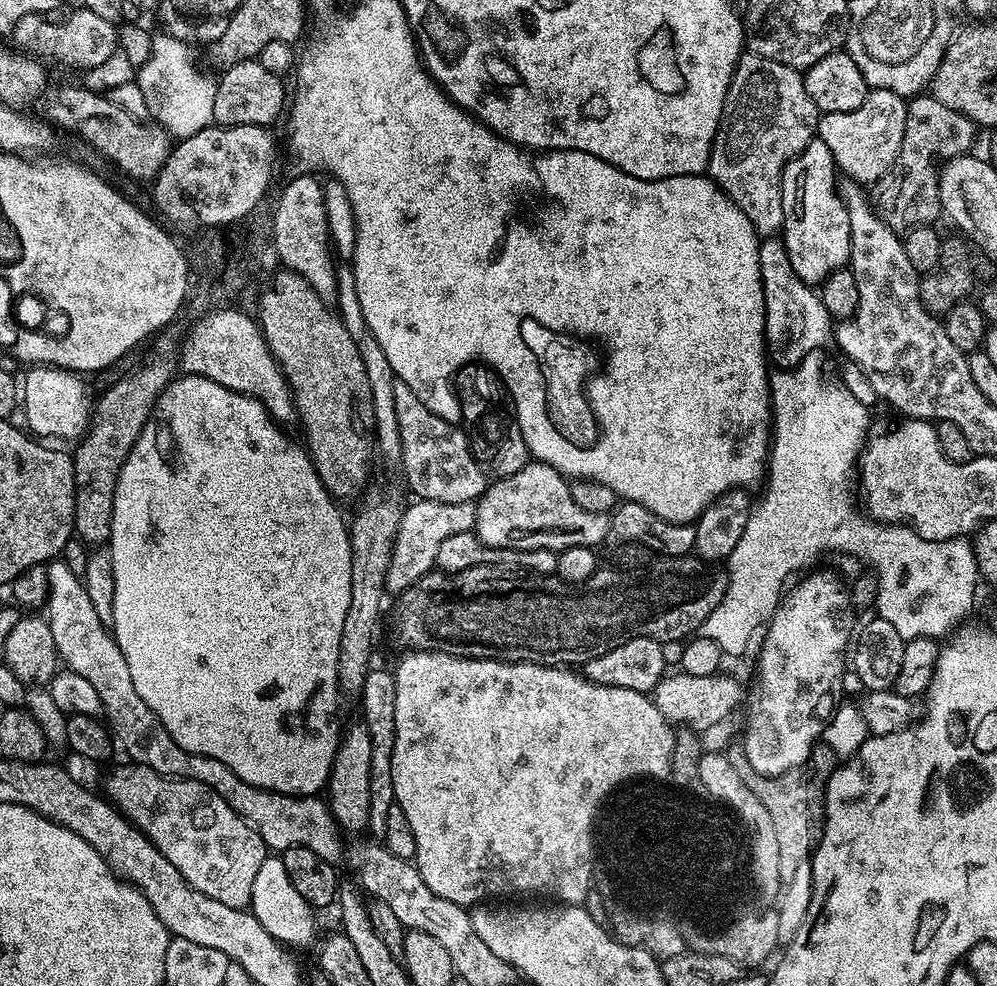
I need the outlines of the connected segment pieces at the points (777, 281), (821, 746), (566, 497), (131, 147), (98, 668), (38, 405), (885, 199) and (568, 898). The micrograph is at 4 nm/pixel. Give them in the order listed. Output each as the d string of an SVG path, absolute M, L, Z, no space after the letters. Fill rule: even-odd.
M765 237L759 248L764 306L764 339L771 363L779 369L792 368L802 358L831 341L834 320L819 293L794 271L781 237Z
M823 742L817 743L812 752L798 766L794 766L781 776L770 776L757 779L754 784L754 791L762 806L766 806L766 814L770 814L770 822L774 825L774 831L778 837L778 870L781 881L788 881L794 878L795 872L804 864L809 863L812 853L820 842L820 835L824 833L824 791L828 785L828 779L838 767L838 757L833 748Z
M529 462L518 470L518 474L510 474L501 480L493 479L484 495L480 497L476 507L476 524L474 531L480 541L491 548L509 548L515 552L522 550L550 550L561 552L570 546L586 546L596 548L610 536L609 513L592 514L590 510L582 510L574 503L574 494L568 489L569 481L560 475L554 466L539 462Z
M72 84L65 88L49 87L47 100L47 119L53 125L70 132L76 131L94 151L101 152L110 163L117 164L126 175L136 180L154 181L174 147L173 137L159 124L132 117L126 110L110 102L107 95L92 92L86 87L75 88Z
M62 558L49 560L46 567L46 619L50 634L54 634L56 655L67 671L82 674L82 678L94 686L103 715L108 715L107 727L119 747L121 744L128 751L127 759L163 776L171 776L173 780L202 782L202 786L218 793L222 802L226 802L226 806L230 806L238 818L245 820L273 853L283 854L288 848L306 846L314 850L318 858L339 861L339 856L344 852L344 844L340 841L342 832L332 817L332 811L319 795L283 796L281 792L255 788L242 782L242 778L238 778L230 766L222 766L218 758L182 750L182 746L170 738L166 726L162 726L154 710L150 710L150 706L138 698L134 690L134 678L130 678L130 666L126 666L126 658L109 625L98 618L98 614L94 614L94 606L90 603L90 594L86 594L83 579L76 576Z
M35 365L27 372L20 390L27 429L40 438L60 438L71 442L80 439L88 431L94 409L94 396L91 396L84 382L85 377L77 372L48 365Z
M921 94L907 101L906 130L902 150L894 166L881 180L876 181L870 192L872 207L897 234L910 228L928 226L932 220L941 219L940 169L955 156L965 155L978 139L977 125L968 116L950 110L931 94Z
M415 650L404 654L400 665L394 668L397 693L394 701L394 748L393 758L390 762L391 777L393 779L393 798L398 806L402 806L402 814L406 814L406 822L410 822L410 830L414 830L414 846L416 855L414 863L418 874L422 874L422 882L438 894L438 898L446 898L446 902L454 902L459 908L471 909L485 902L495 901L495 896L500 898L516 898L519 892L537 892L540 896L552 896L553 901L566 904L583 905L587 898L587 892L591 888L592 864L593 864L593 827L597 821L598 809L596 807L605 803L606 797L613 790L620 788L625 782L631 781L631 776L665 776L672 771L672 758L677 751L676 734L673 725L668 723L663 714L658 710L655 699L651 695L635 692L634 690L622 690L614 686L602 686L596 684L579 671L568 666L549 666L547 664L527 664L526 662L510 662L509 660L467 660L464 656L451 656L442 651L417 652Z

